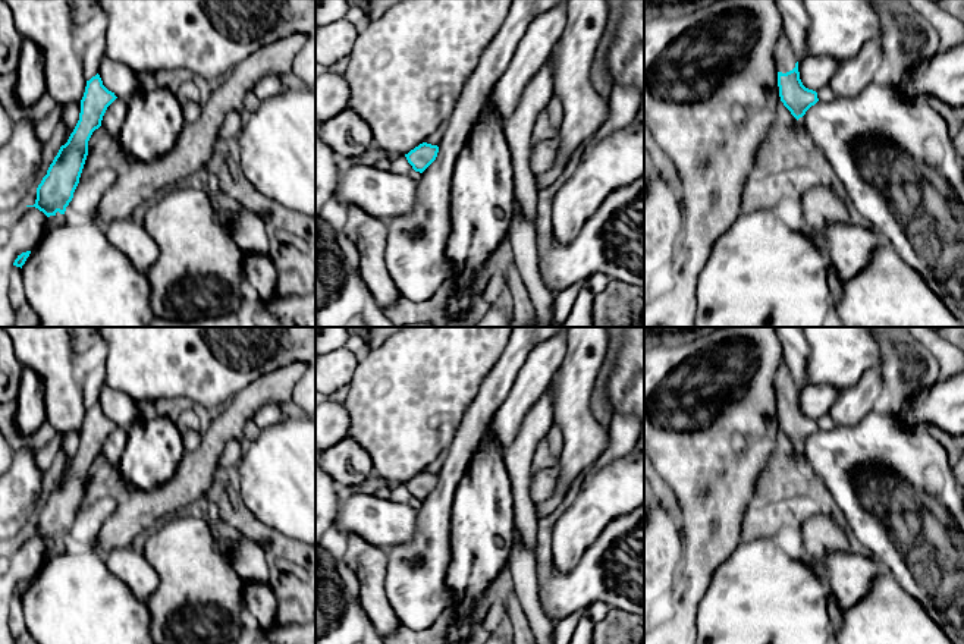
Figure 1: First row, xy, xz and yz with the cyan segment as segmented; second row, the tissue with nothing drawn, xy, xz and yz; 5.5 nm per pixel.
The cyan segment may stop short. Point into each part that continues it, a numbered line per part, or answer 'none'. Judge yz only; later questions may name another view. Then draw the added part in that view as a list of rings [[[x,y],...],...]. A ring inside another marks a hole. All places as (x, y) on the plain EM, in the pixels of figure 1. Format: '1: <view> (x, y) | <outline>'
1: yz (785, 389) | [[[779,365],[773,377],[773,387],[779,400],[786,402],[795,396],[798,390],[789,376],[786,365]]]

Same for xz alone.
none

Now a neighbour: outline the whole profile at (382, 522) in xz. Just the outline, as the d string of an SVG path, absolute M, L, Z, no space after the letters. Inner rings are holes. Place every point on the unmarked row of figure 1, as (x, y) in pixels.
M351 494L339 503L337 522L370 544L384 549L405 544L415 534L417 511L405 503L370 494Z

